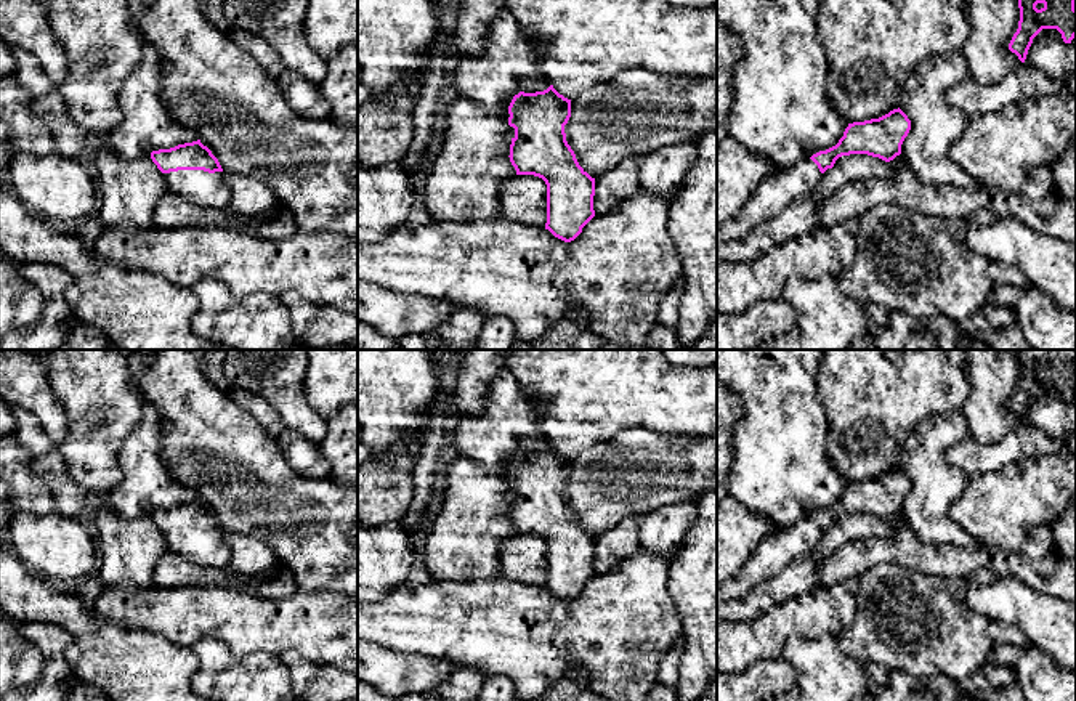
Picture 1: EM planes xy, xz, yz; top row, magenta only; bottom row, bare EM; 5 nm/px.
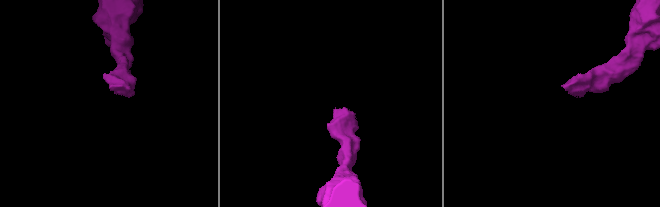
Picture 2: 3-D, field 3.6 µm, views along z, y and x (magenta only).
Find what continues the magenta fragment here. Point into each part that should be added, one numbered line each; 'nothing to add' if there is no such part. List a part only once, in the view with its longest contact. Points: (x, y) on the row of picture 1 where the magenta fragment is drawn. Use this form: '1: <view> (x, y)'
1: xy (209, 190)

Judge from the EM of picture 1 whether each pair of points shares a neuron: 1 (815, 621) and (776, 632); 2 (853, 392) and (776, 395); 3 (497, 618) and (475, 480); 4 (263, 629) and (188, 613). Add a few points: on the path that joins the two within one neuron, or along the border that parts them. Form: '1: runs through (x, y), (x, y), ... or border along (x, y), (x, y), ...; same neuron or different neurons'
1: runs through (805, 621), (786, 623); same neuron
2: border along (818, 366), (818, 400), (826, 416), (828, 430); different neurons
3: border along (501, 575), (491, 579), (454, 581); different neurons
4: runs through (244, 623), (226, 613), (207, 613); same neuron

